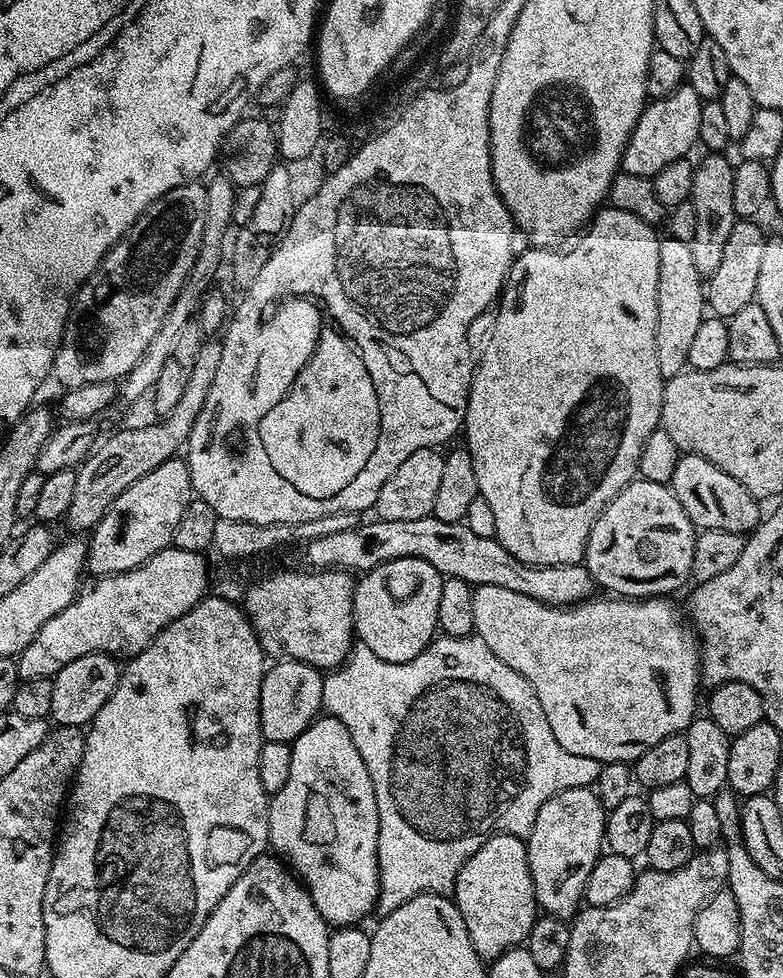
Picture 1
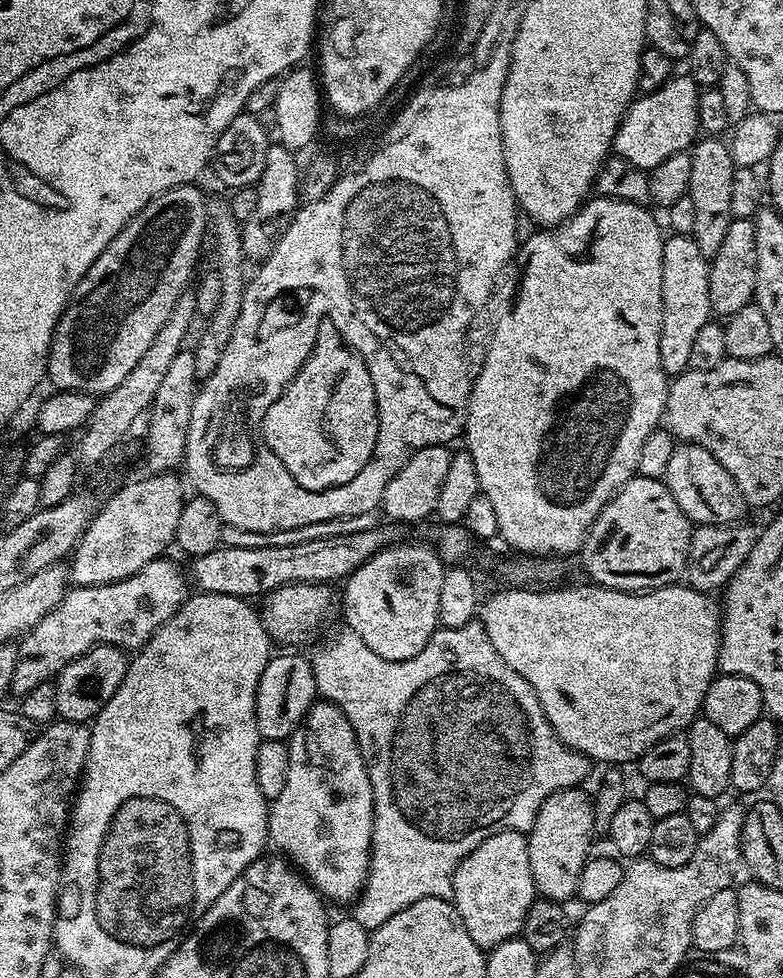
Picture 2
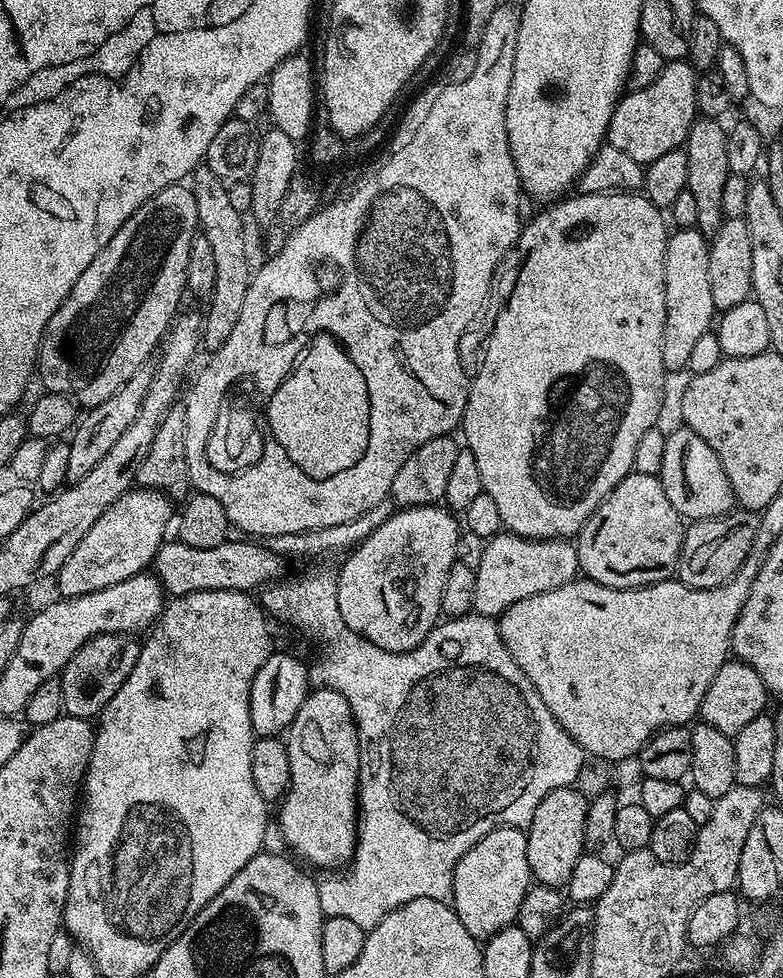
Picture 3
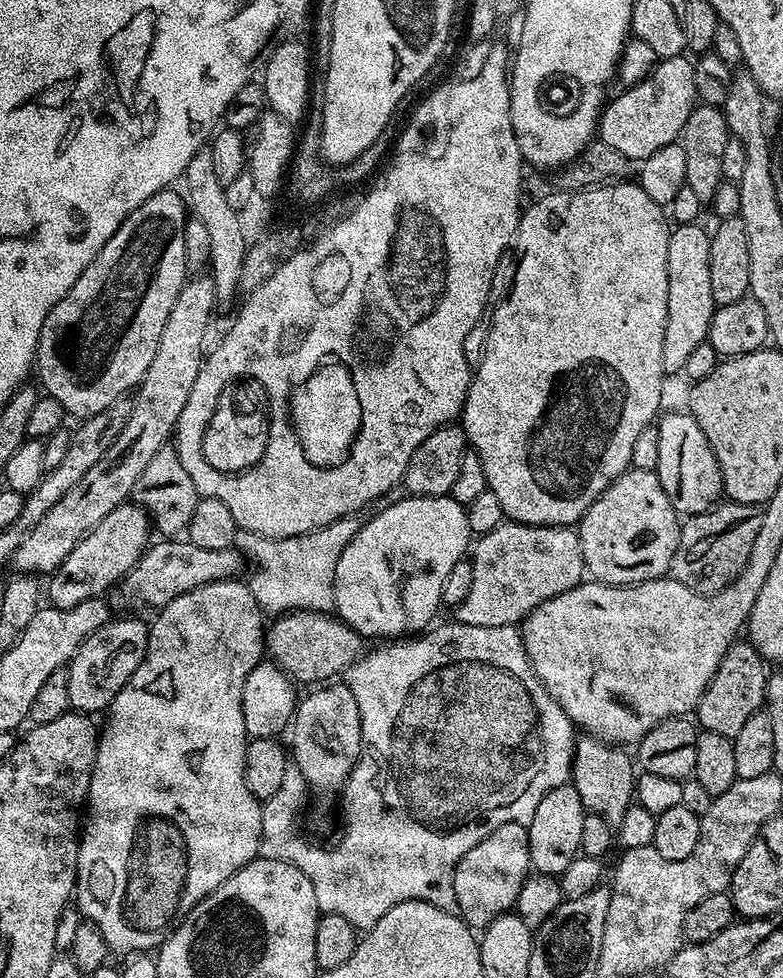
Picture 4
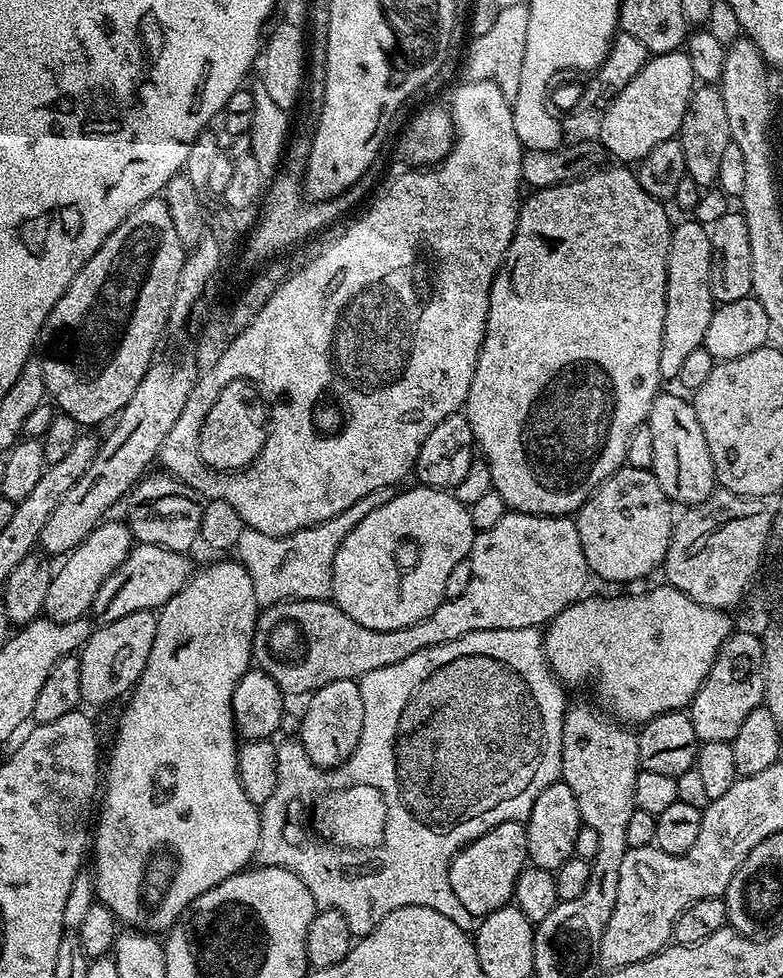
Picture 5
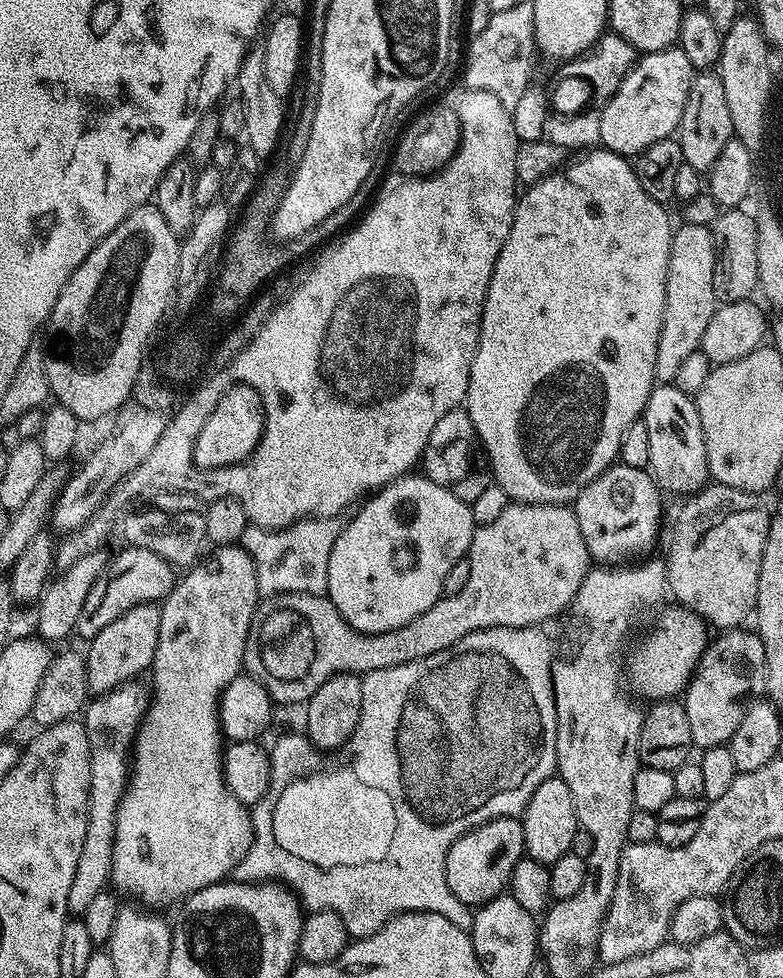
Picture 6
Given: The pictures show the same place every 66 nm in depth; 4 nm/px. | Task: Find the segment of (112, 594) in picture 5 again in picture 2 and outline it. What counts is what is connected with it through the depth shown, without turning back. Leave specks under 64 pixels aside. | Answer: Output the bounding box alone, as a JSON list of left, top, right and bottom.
[190,522,401,598]

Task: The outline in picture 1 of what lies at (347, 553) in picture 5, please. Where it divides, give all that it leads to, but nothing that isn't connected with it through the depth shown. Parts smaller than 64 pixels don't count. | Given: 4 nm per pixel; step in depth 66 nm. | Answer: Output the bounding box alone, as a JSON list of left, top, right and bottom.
[352,558,445,664]

